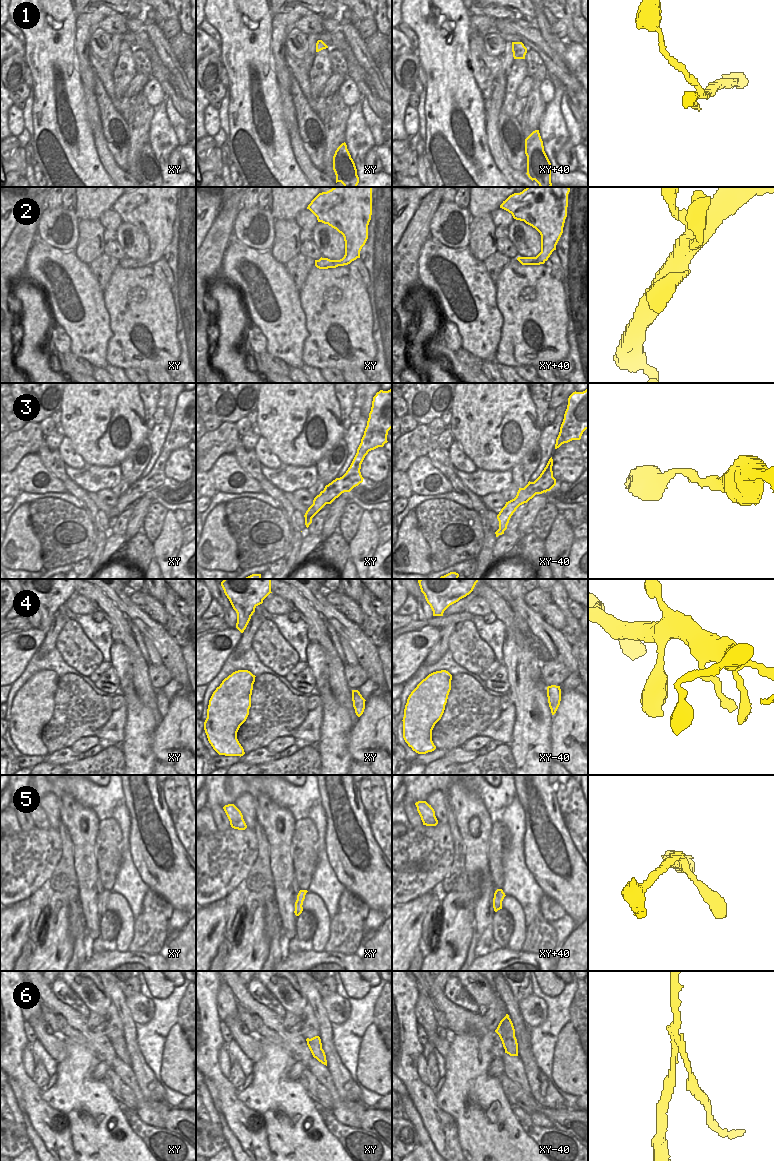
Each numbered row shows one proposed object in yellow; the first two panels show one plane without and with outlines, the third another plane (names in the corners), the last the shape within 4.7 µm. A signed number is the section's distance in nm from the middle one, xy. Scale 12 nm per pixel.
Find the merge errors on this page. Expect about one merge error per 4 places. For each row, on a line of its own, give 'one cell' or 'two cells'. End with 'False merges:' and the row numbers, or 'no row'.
1: two cells
2: one cell
3: one cell
4: one cell
5: one cell
6: two cells
False merges: 1, 6

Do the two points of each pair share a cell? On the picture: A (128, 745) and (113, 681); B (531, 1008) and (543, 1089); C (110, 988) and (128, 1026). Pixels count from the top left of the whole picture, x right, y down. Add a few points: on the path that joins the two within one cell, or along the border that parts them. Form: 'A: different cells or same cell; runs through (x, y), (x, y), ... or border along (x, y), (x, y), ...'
A: different cells; border along (113, 668), (119, 679), (119, 691)
B: different cells; border along (518, 1005), (521, 1016), (528, 1026)
C: same cell; runs through (117, 997), (125, 1017)

